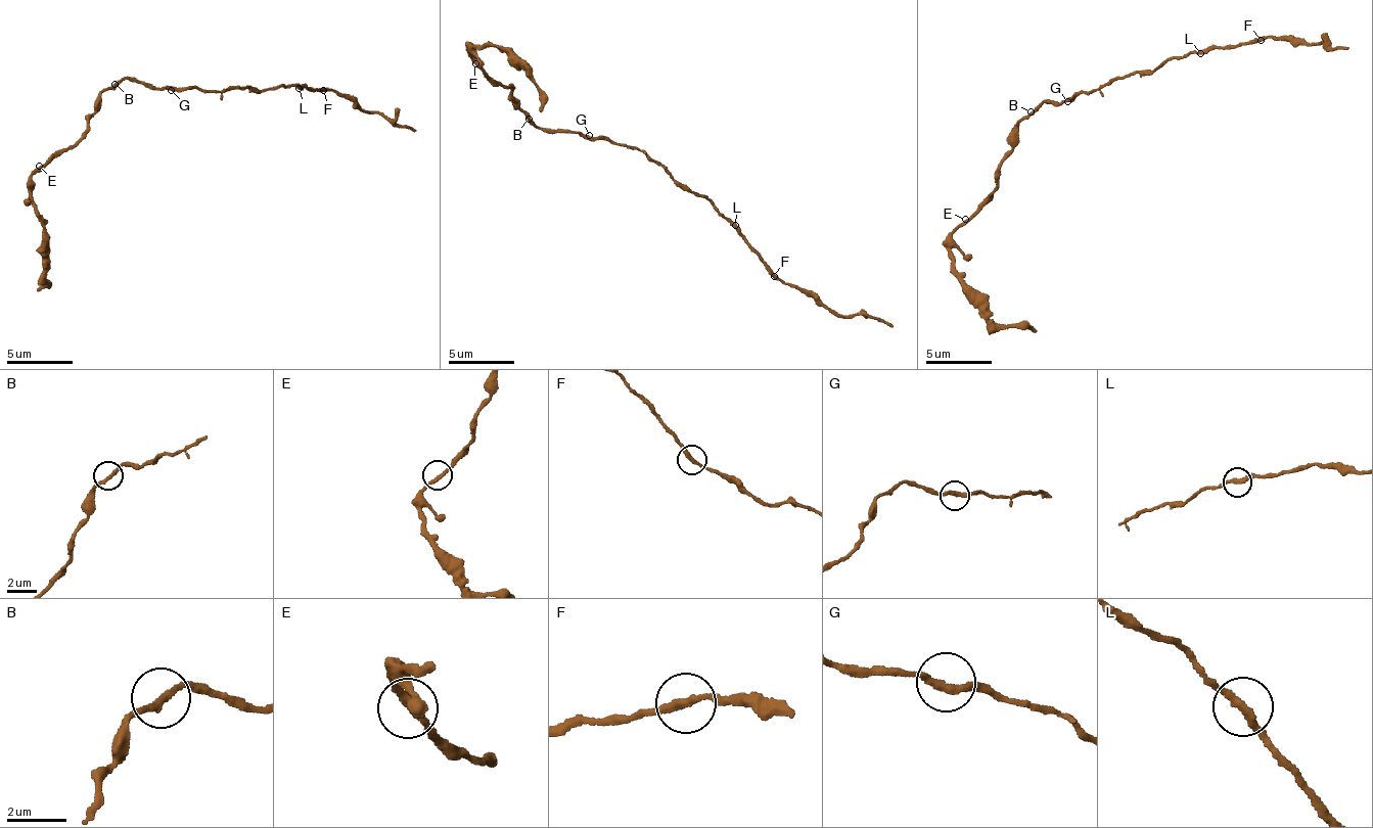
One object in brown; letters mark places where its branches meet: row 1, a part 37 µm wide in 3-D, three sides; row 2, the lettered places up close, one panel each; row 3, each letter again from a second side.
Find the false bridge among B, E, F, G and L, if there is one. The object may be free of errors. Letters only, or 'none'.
none

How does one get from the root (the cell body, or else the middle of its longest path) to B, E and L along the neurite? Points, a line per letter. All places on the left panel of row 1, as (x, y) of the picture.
B: (170, 87), (145, 87), (134, 80), (119, 79), (115, 84)
E: (170, 87), (145, 87), (119, 79), (99, 94), (99, 110), (86, 133), (39, 166)
L: (170, 87), (226, 92), (229, 88), (244, 91), (249, 86), (270, 90), (282, 86), (299, 88)

